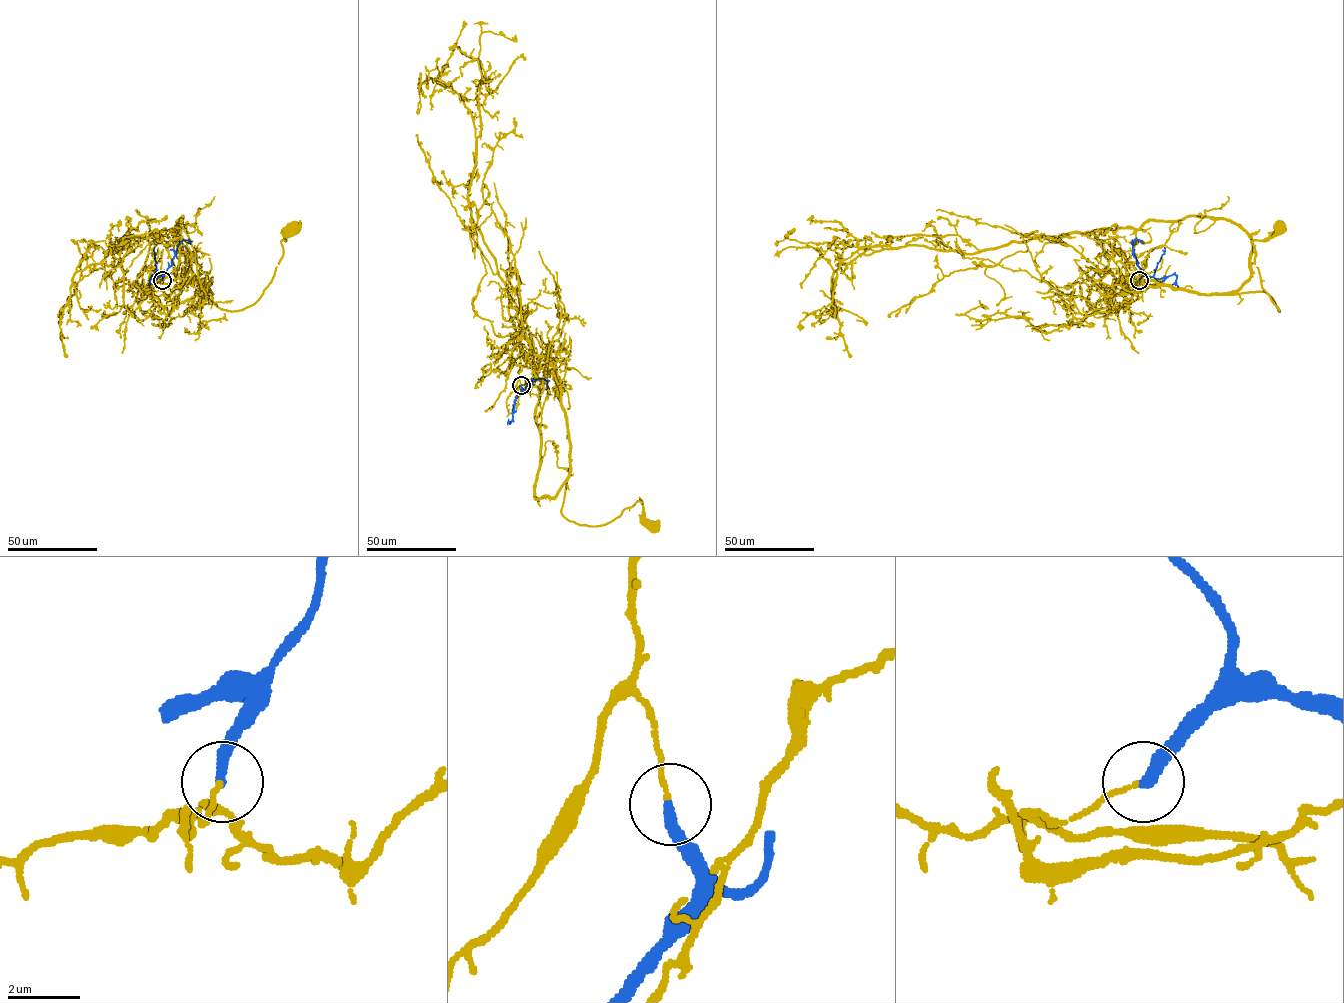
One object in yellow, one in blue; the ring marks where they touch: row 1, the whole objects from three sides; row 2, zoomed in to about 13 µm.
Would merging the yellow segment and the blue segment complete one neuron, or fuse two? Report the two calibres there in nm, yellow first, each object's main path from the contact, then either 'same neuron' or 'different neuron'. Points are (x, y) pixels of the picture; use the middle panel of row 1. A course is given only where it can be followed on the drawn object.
calibres 120 and 340 nm; course yellow (521, 385), (523, 367), (554, 376), (570, 447), (561, 513), (600, 526), (639, 498), (654, 526); course blue (521, 385), (524, 389), (535, 379), (542, 378), (547, 382), (546, 389); different neuron

